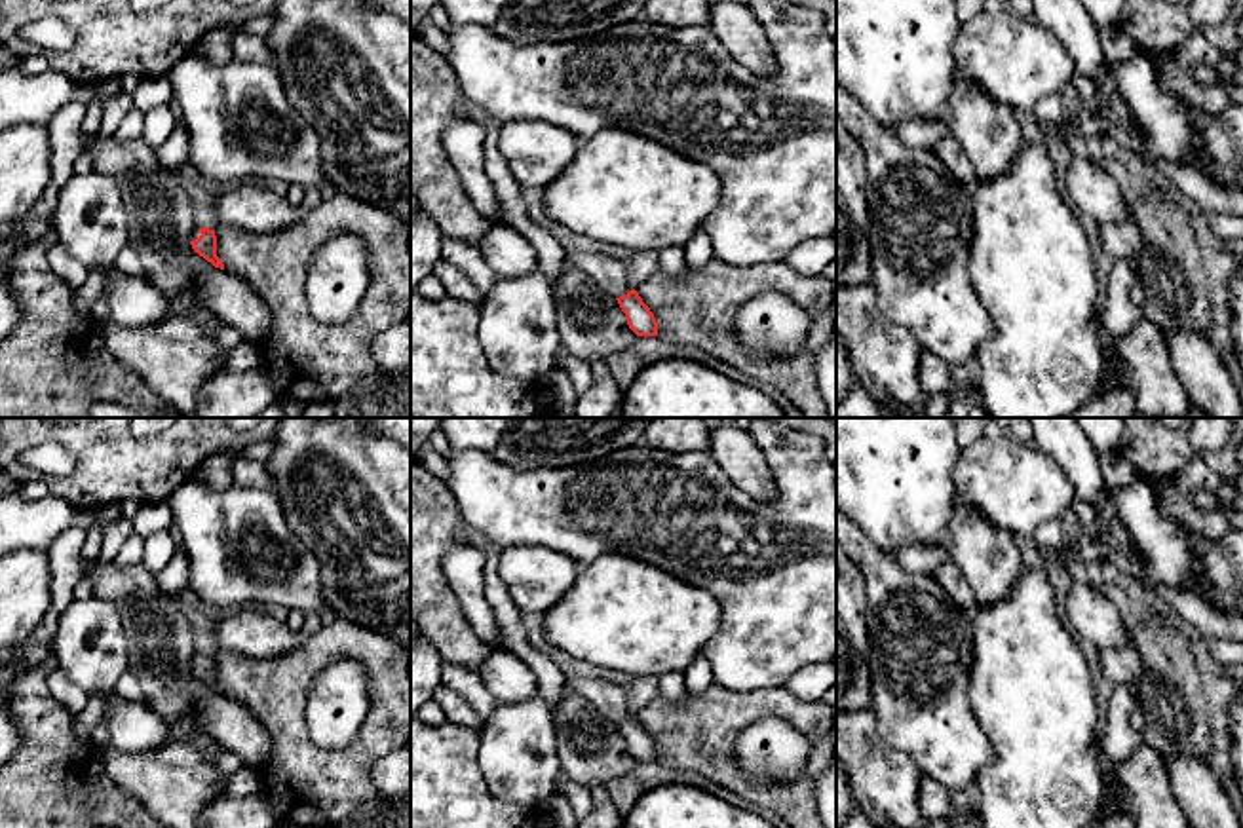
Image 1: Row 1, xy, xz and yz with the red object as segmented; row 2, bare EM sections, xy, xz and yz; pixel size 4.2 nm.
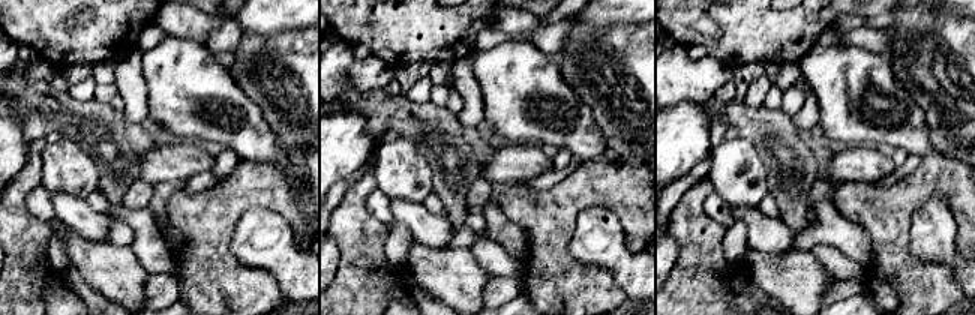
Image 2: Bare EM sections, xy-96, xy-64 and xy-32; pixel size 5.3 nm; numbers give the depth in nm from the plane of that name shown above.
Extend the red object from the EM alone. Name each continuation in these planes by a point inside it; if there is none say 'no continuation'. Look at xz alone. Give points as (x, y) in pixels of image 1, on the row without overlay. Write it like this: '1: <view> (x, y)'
1: xz (609, 697)

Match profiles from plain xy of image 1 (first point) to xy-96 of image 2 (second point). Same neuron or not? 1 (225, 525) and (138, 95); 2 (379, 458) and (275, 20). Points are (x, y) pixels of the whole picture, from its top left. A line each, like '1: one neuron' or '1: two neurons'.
1: two neurons
2: two neurons

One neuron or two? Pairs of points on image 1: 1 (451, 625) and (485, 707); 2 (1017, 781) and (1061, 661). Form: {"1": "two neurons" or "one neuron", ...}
{"1": "two neurons", "2": "one neuron"}

